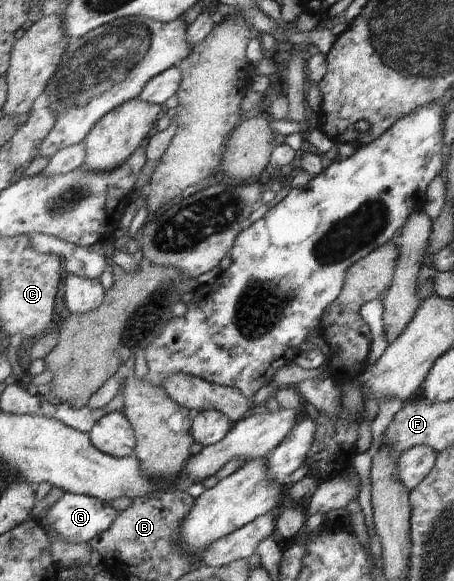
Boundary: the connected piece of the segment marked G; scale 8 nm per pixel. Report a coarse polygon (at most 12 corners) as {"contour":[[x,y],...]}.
{"contour":[[64,492],[47,519],[65,541],[89,543],[118,515],[101,498]]}

